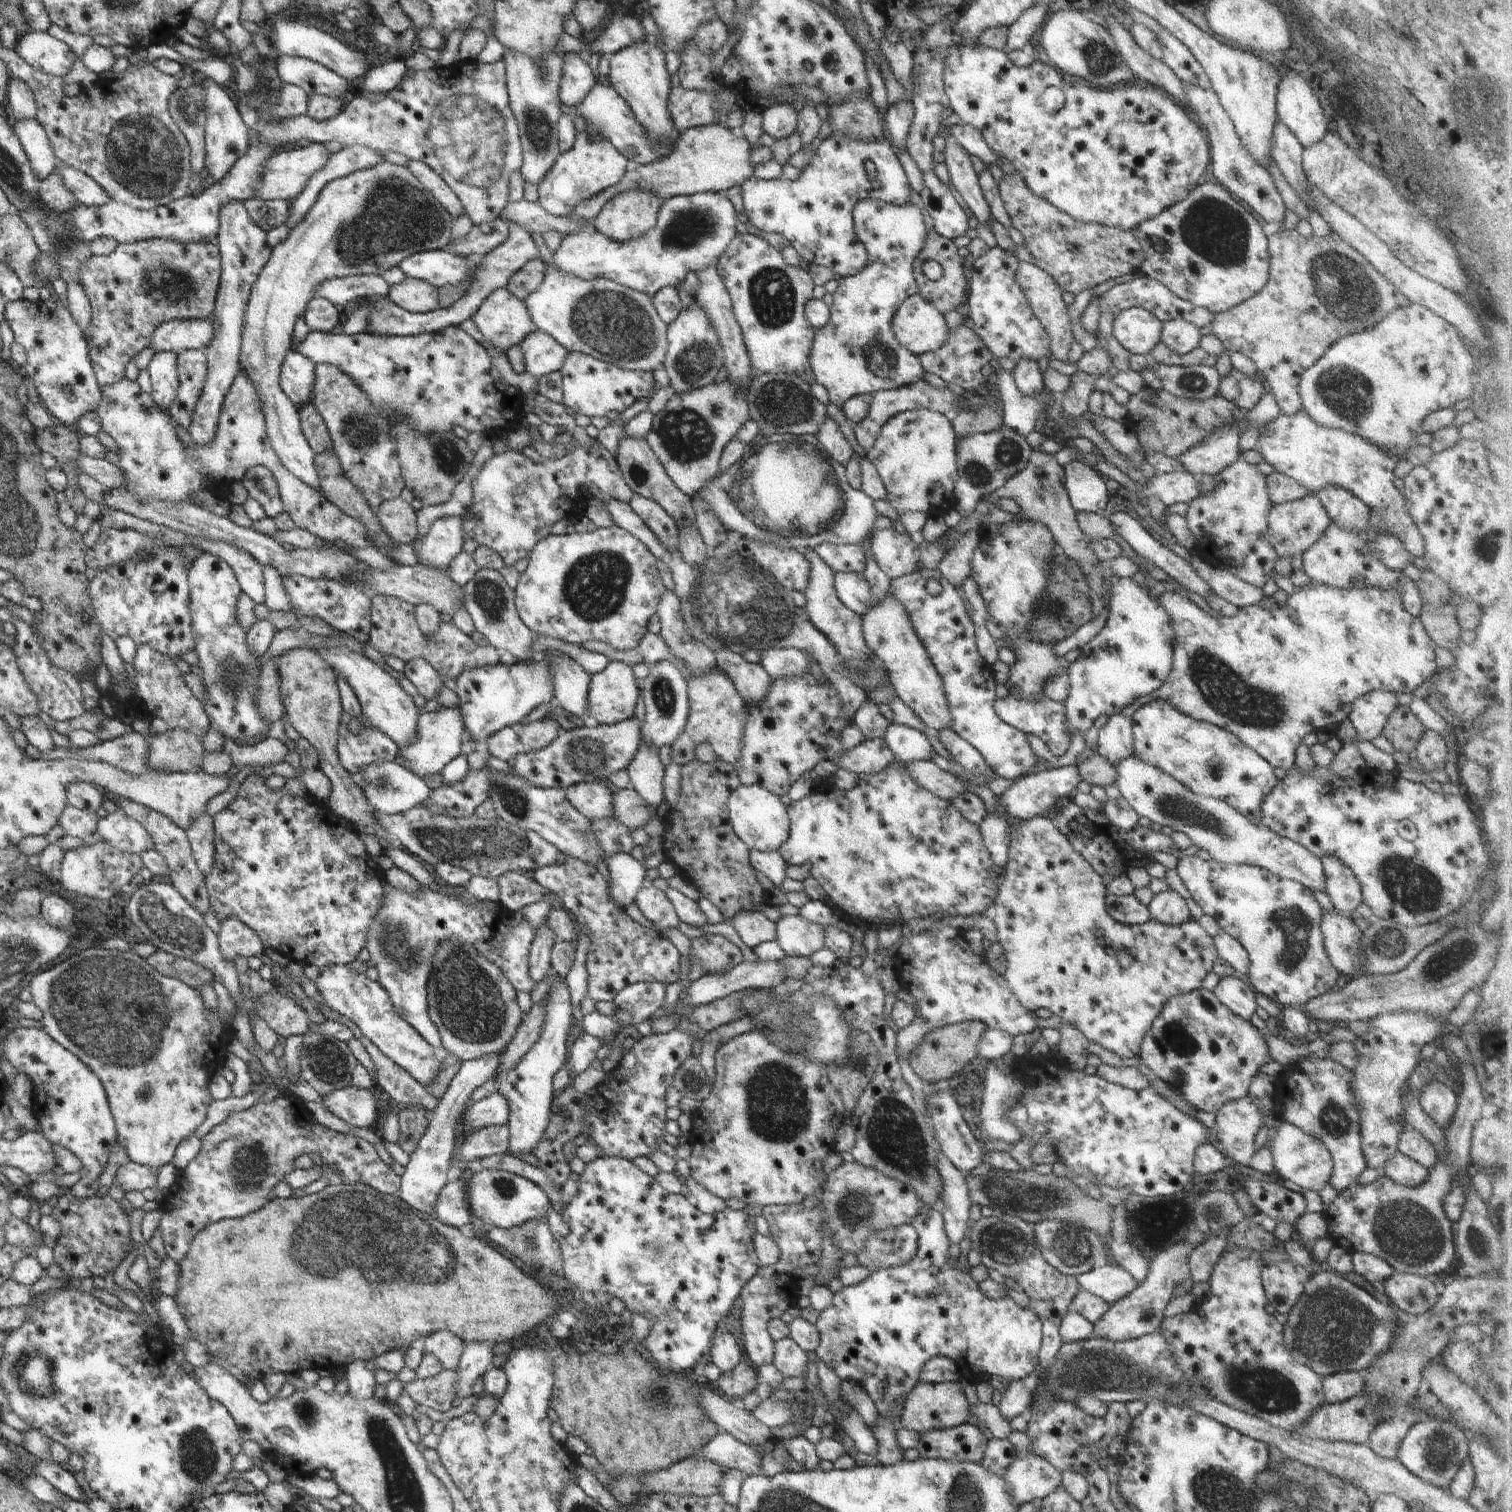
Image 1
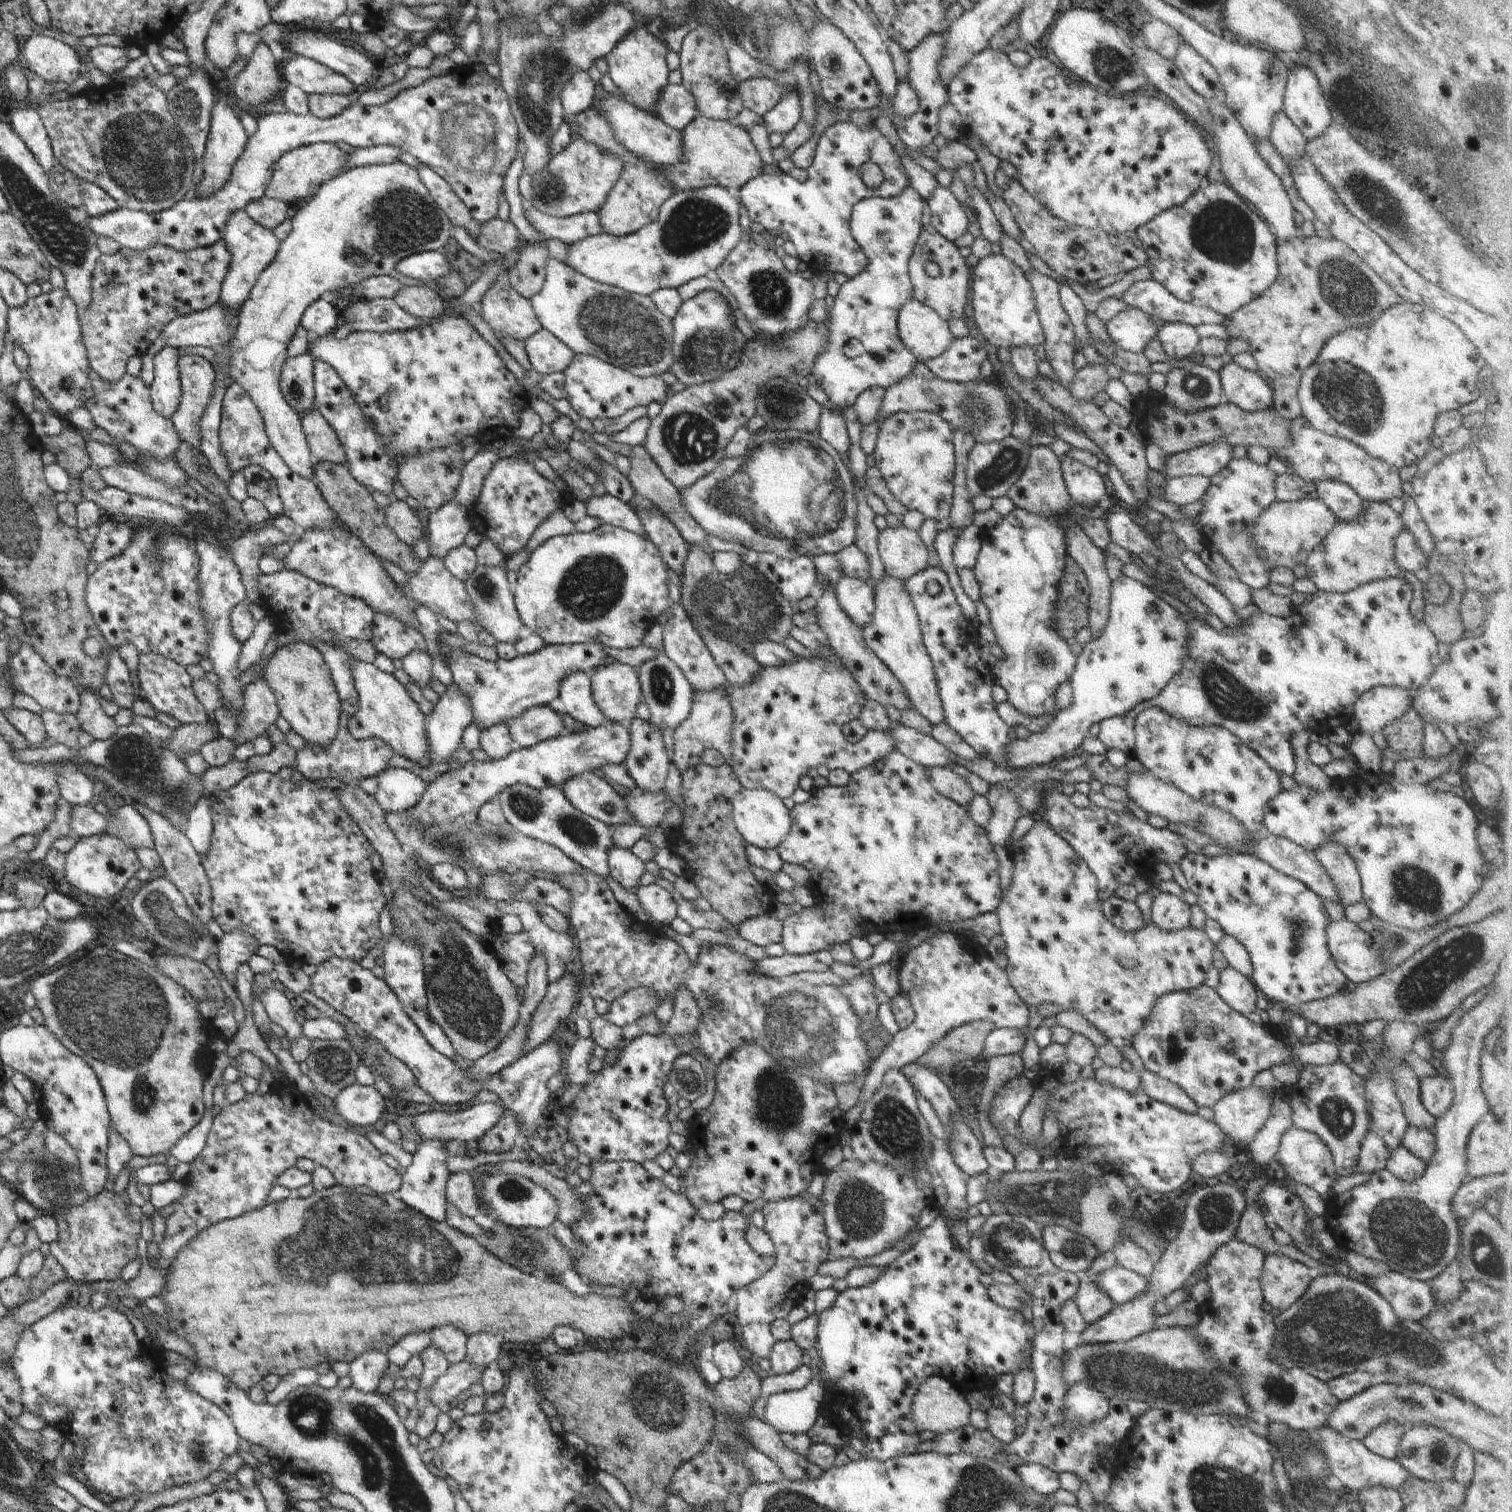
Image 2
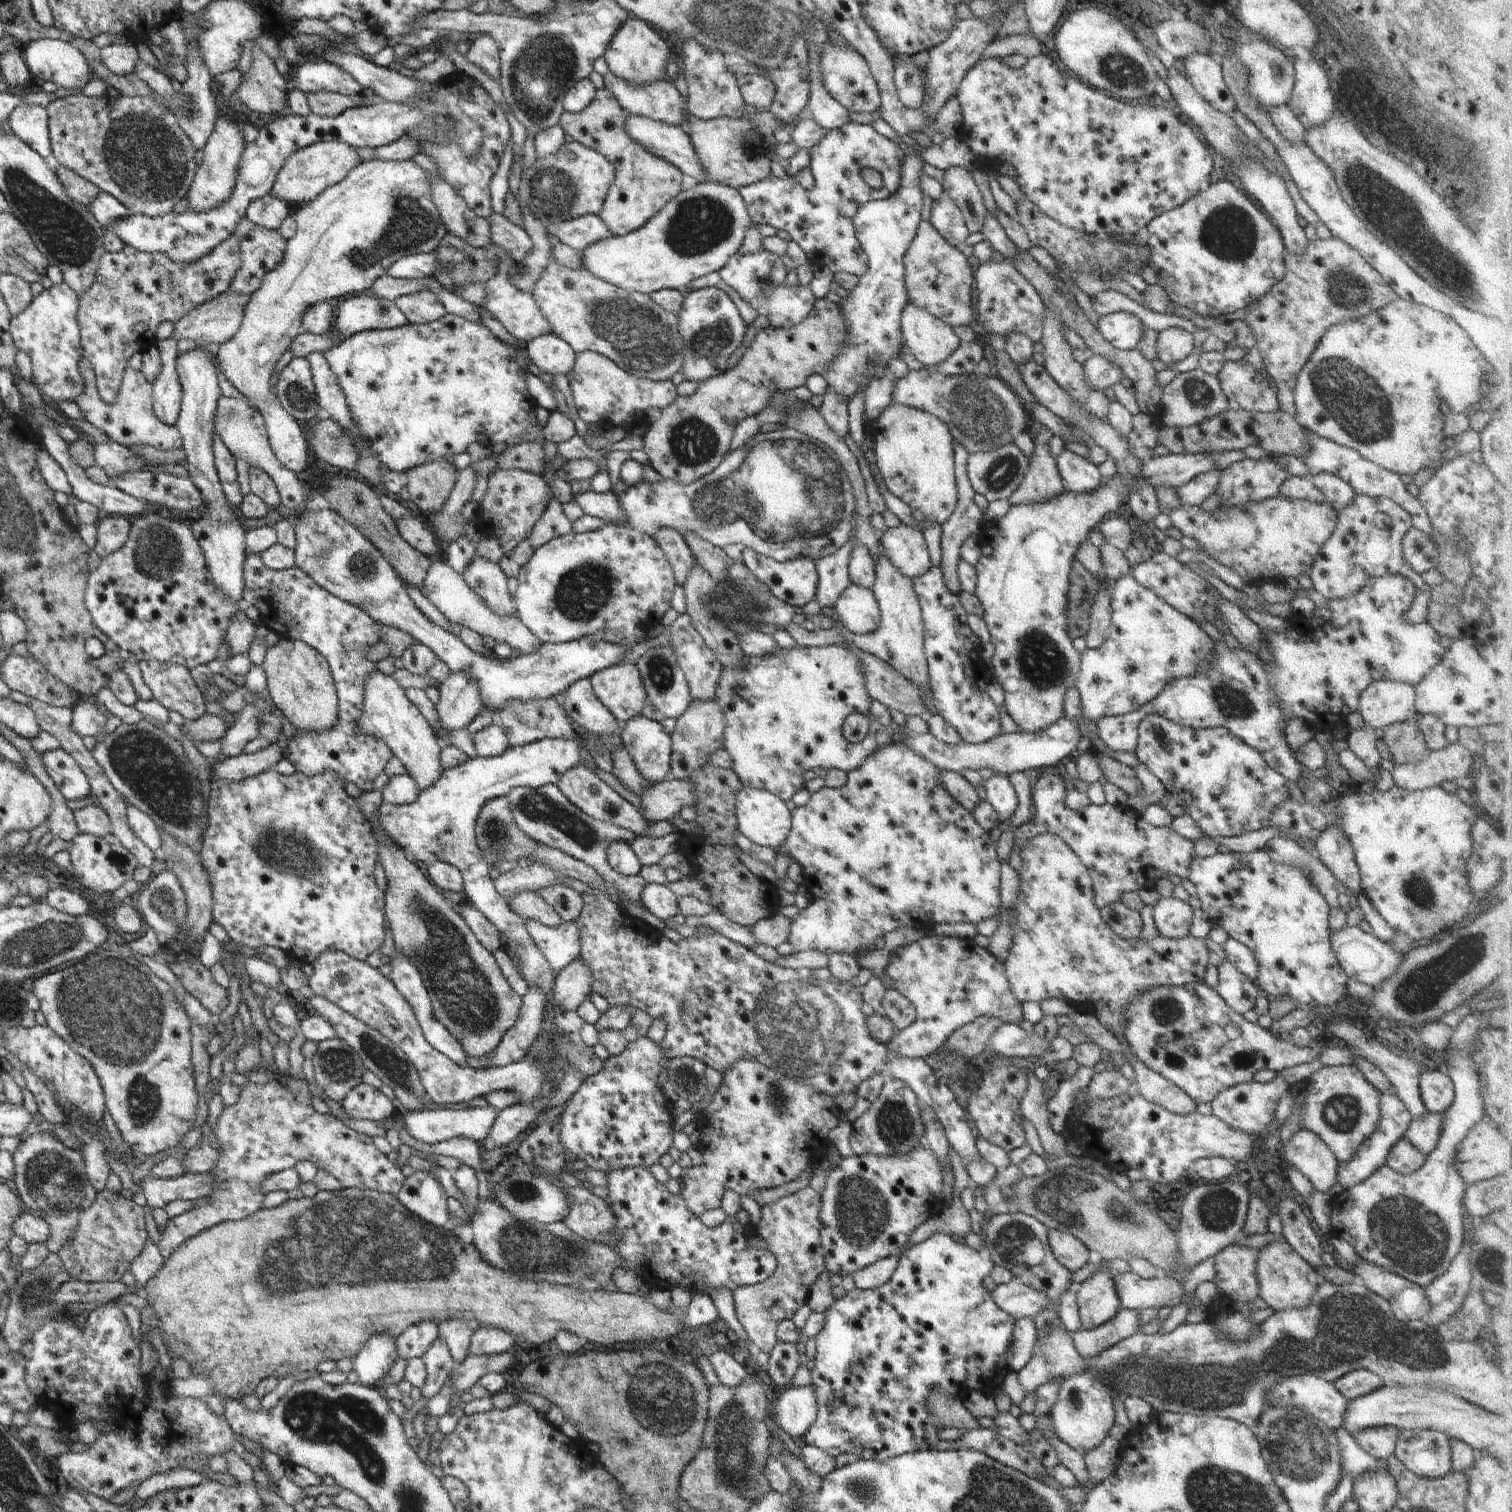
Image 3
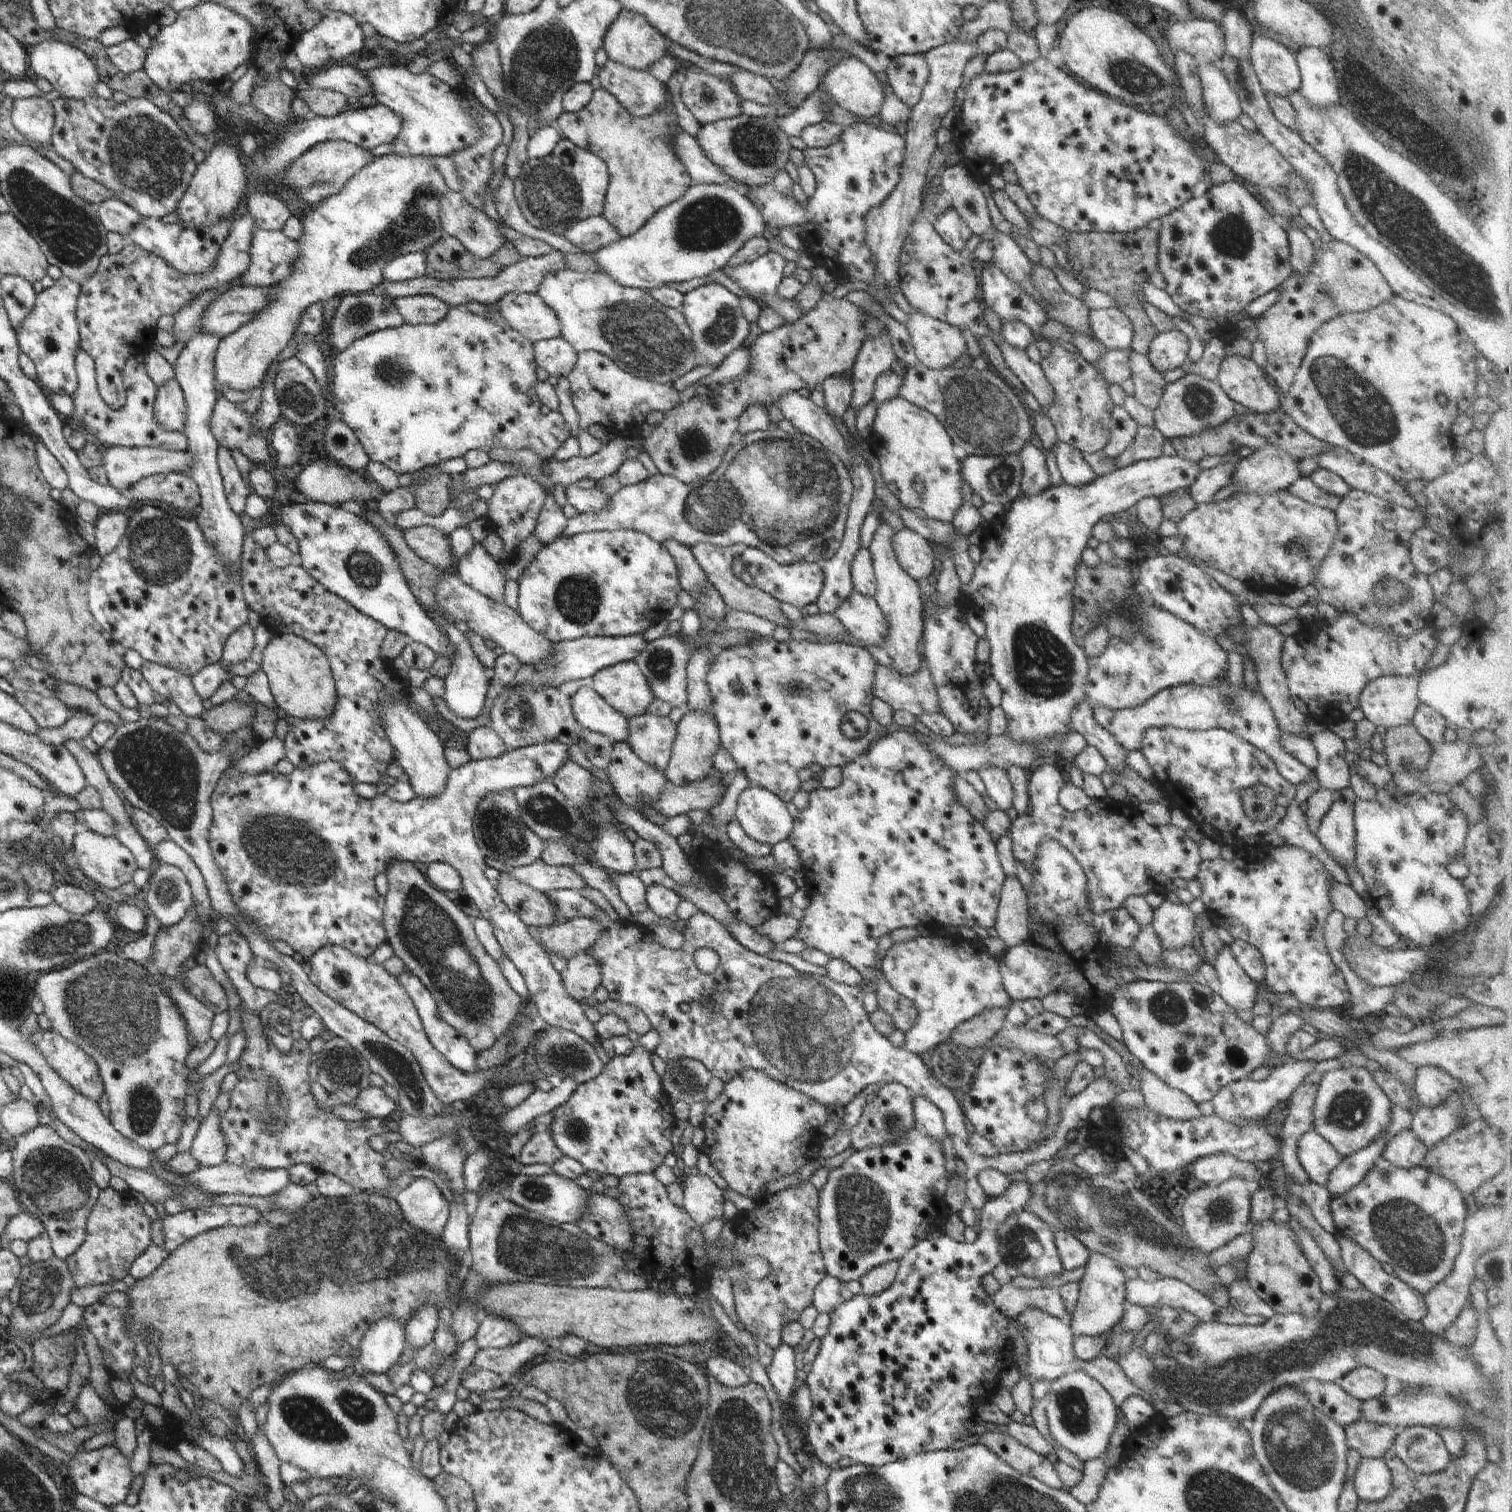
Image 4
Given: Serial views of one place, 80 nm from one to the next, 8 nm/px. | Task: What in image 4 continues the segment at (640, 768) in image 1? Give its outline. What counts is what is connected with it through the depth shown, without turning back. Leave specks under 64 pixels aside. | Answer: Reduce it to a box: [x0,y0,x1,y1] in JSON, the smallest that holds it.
[626,715,676,776]

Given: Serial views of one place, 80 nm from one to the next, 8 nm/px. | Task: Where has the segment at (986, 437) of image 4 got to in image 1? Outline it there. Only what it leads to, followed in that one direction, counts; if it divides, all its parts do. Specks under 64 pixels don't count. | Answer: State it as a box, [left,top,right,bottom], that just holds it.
[852,380,979,452]

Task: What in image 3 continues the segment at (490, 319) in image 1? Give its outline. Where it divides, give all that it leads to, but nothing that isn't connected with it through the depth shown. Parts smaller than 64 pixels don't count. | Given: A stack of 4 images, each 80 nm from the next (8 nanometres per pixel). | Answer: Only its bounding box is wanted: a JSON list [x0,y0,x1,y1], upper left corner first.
[482,258,552,342]

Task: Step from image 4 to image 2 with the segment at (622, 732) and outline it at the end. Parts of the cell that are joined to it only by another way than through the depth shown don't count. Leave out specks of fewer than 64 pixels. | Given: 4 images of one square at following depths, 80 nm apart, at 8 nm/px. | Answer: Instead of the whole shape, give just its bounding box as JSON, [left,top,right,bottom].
[558,672,608,729]

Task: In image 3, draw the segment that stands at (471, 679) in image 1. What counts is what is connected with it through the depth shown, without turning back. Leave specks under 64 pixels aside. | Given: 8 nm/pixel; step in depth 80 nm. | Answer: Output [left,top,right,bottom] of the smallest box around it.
[291,510,629,711]

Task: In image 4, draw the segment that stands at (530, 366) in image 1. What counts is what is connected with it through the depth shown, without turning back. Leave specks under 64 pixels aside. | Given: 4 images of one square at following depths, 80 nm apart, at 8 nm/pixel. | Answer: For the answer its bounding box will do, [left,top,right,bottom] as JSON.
[532,337,577,377]

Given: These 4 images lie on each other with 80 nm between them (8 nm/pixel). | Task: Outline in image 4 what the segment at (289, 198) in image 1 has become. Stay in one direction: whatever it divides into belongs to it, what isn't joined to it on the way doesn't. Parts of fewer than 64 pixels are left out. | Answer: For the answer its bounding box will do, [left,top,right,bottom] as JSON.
[282,140,375,204]

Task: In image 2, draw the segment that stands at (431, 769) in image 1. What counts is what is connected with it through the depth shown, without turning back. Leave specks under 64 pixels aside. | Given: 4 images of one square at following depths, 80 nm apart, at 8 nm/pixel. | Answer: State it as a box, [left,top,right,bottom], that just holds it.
[424,684,471,762]

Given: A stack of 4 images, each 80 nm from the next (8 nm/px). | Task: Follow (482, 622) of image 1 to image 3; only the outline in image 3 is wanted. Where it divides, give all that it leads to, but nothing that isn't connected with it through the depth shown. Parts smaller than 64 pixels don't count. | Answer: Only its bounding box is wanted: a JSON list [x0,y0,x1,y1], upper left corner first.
[462,555,516,616]

